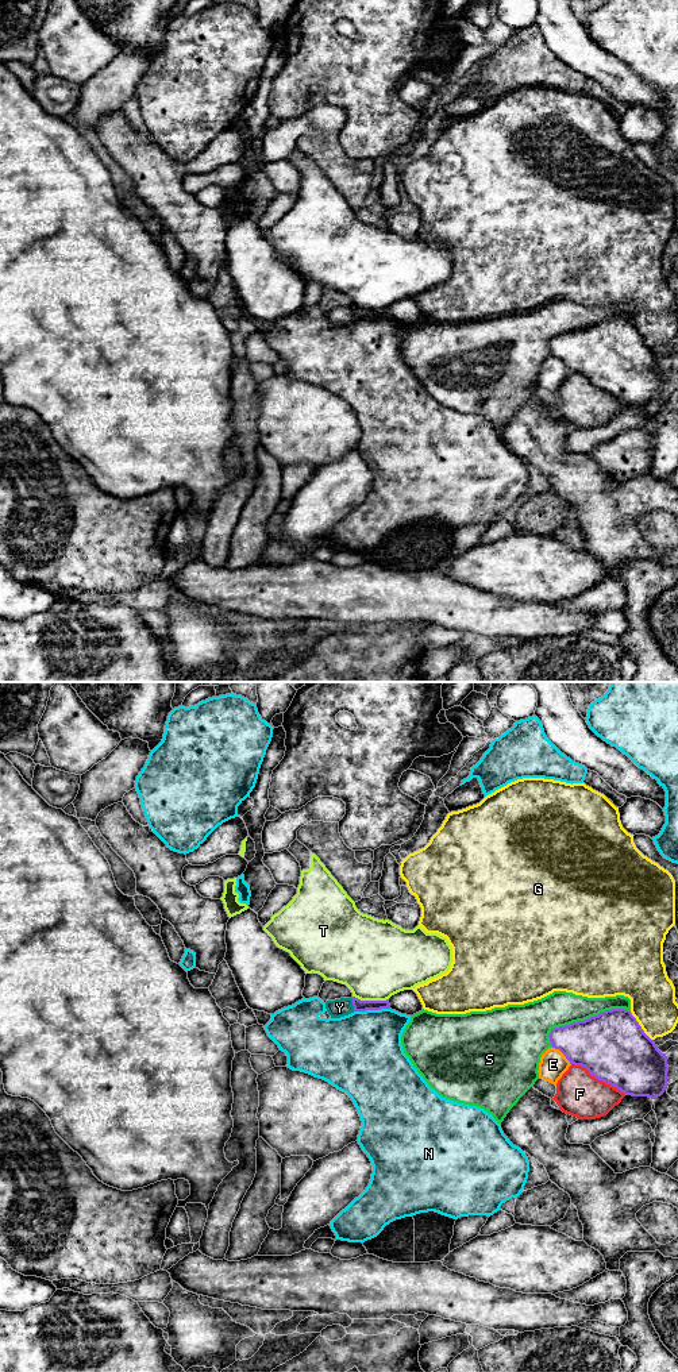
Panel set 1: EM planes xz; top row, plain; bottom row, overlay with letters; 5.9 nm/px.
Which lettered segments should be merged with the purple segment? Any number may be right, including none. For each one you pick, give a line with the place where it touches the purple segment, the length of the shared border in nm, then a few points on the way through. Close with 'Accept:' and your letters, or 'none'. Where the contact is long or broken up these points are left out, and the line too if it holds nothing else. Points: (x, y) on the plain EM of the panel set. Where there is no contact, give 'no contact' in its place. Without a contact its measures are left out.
Accept: none

